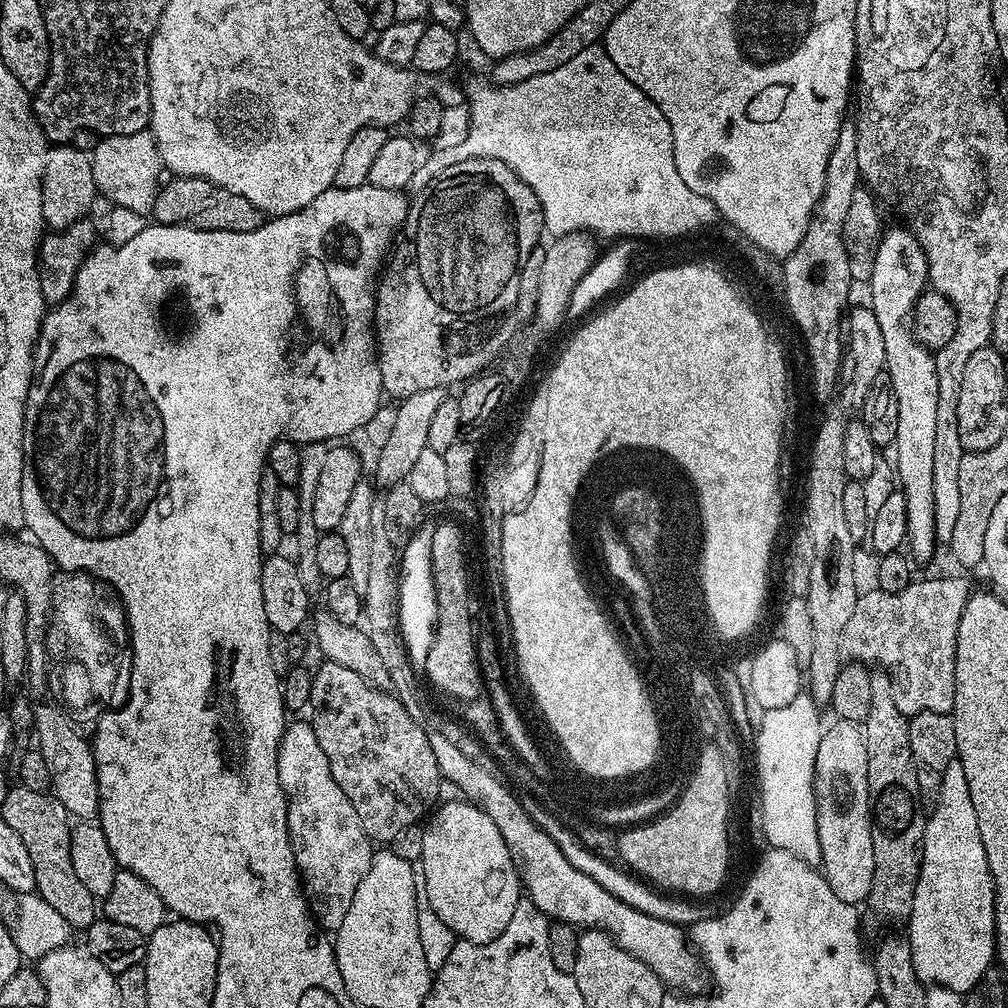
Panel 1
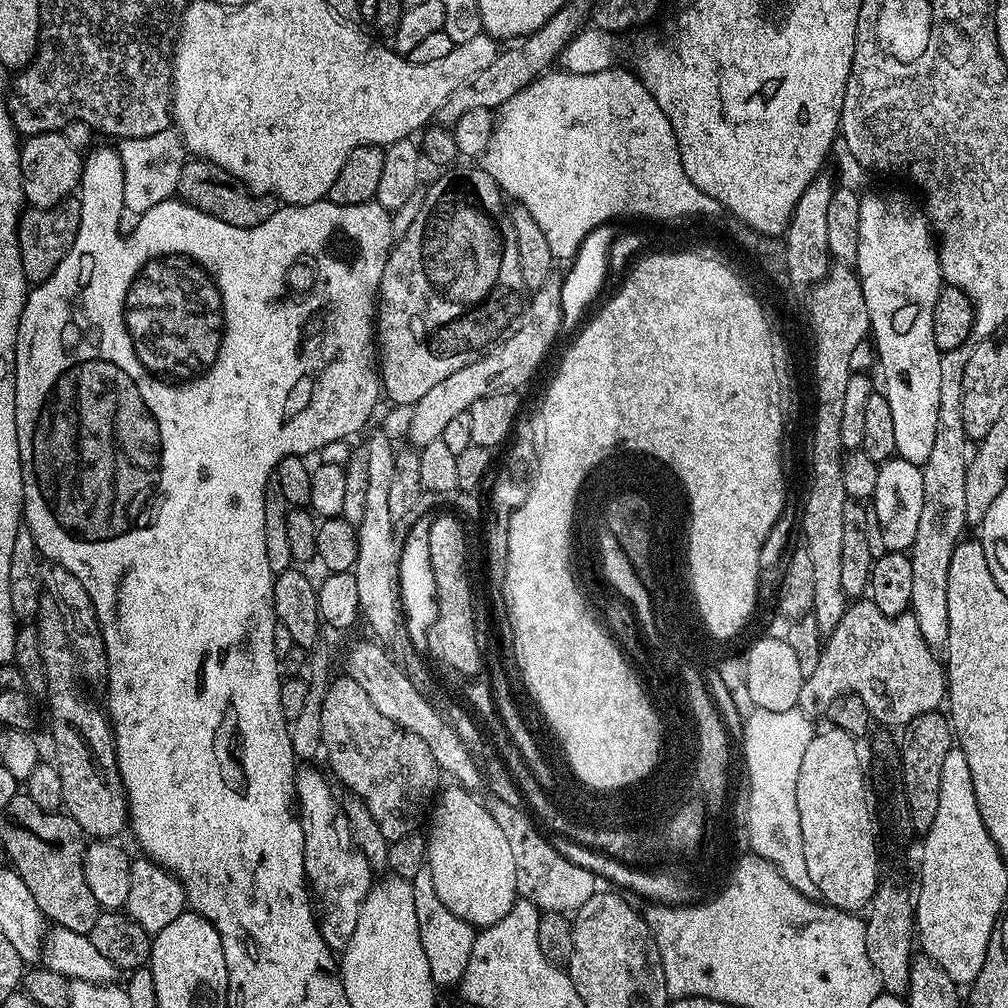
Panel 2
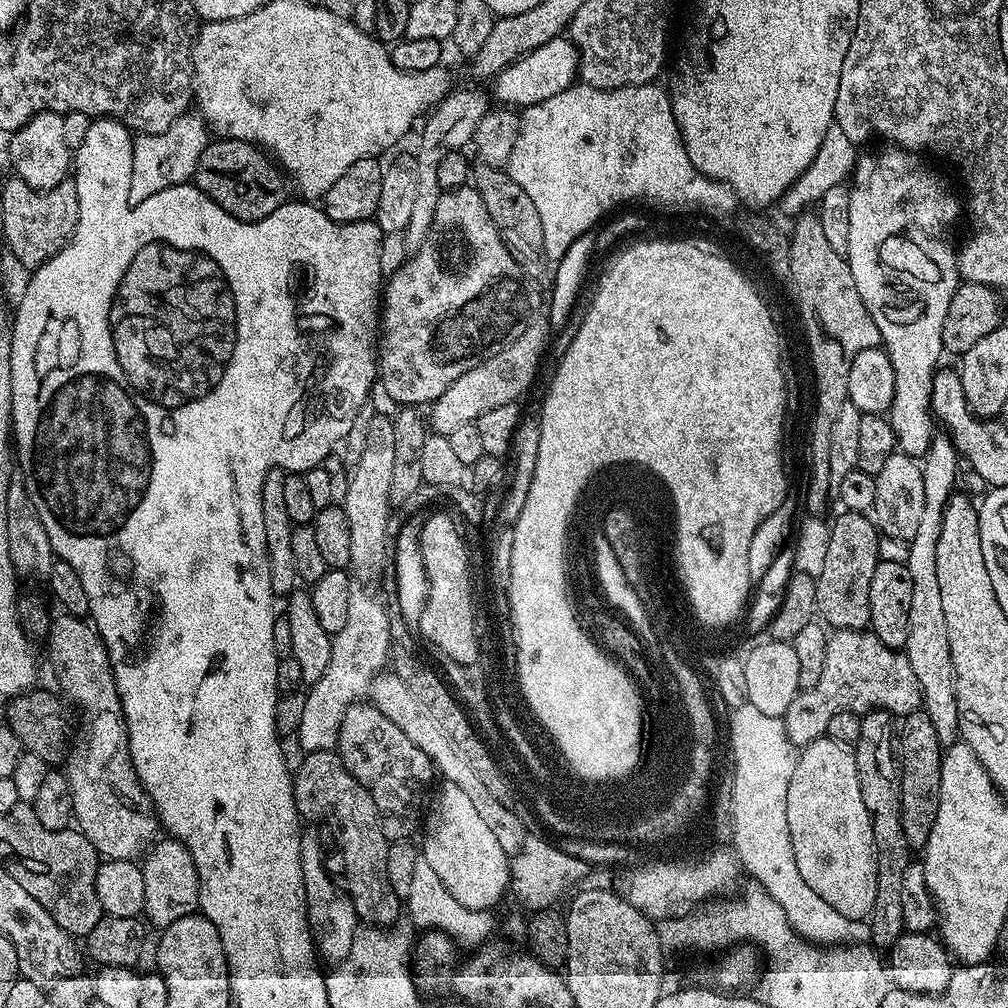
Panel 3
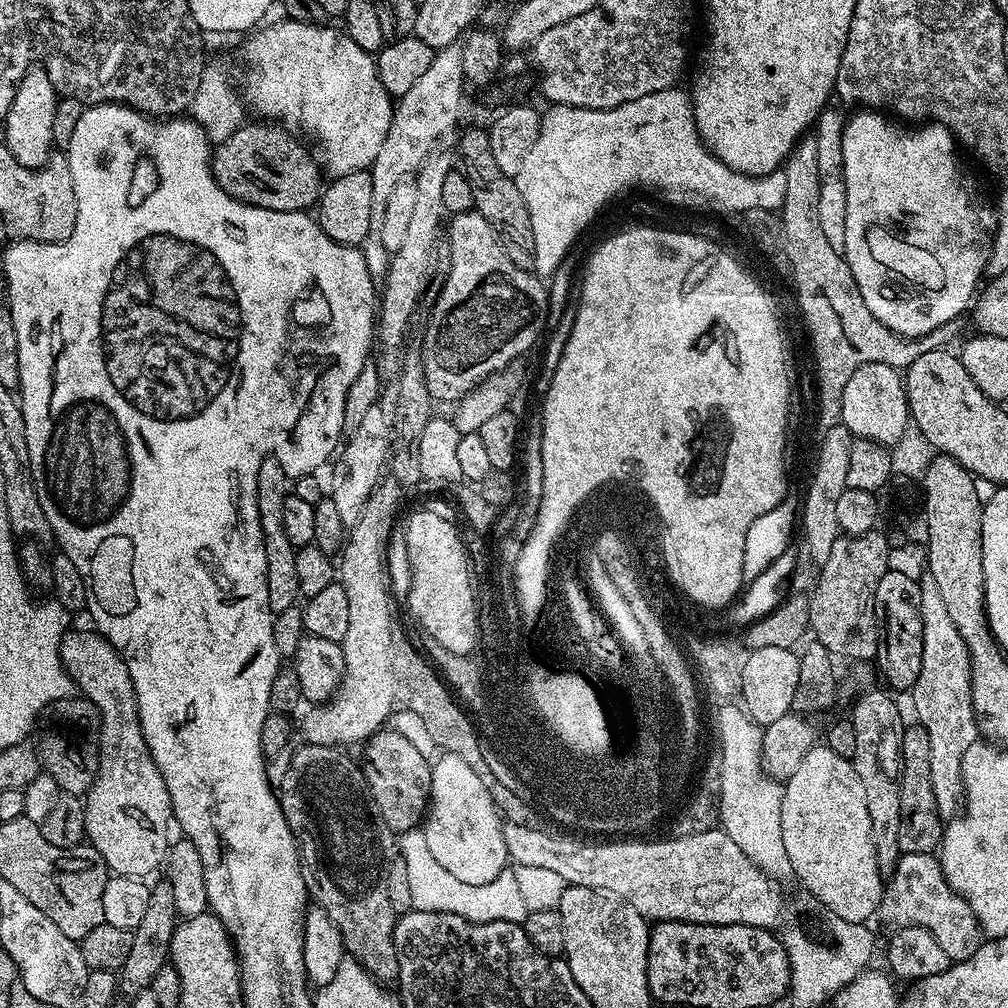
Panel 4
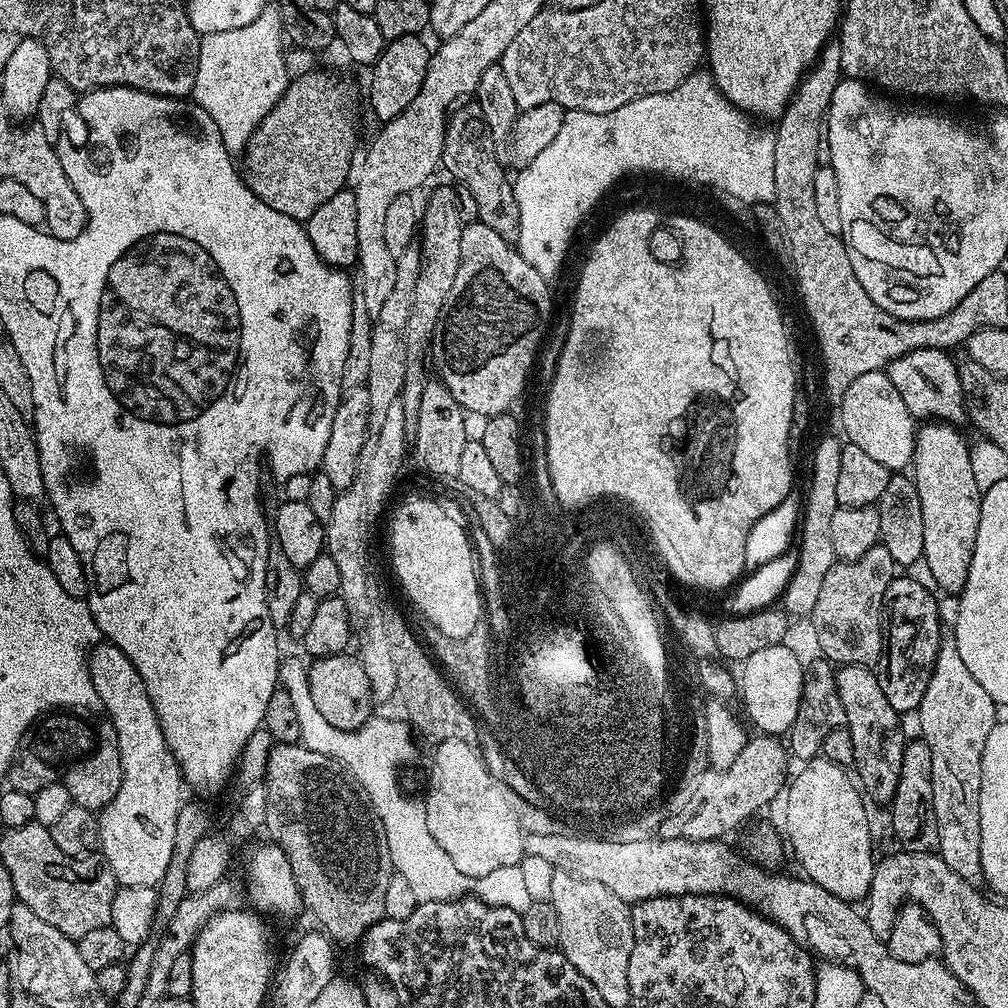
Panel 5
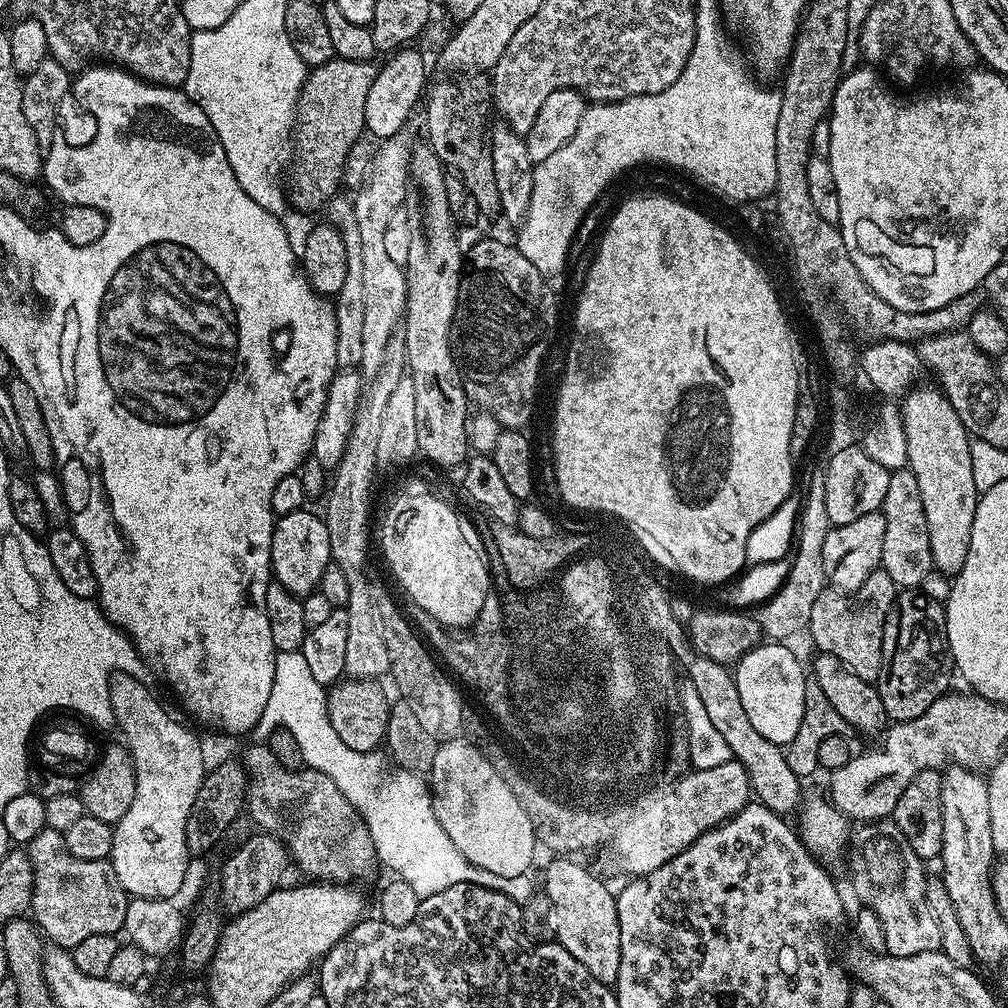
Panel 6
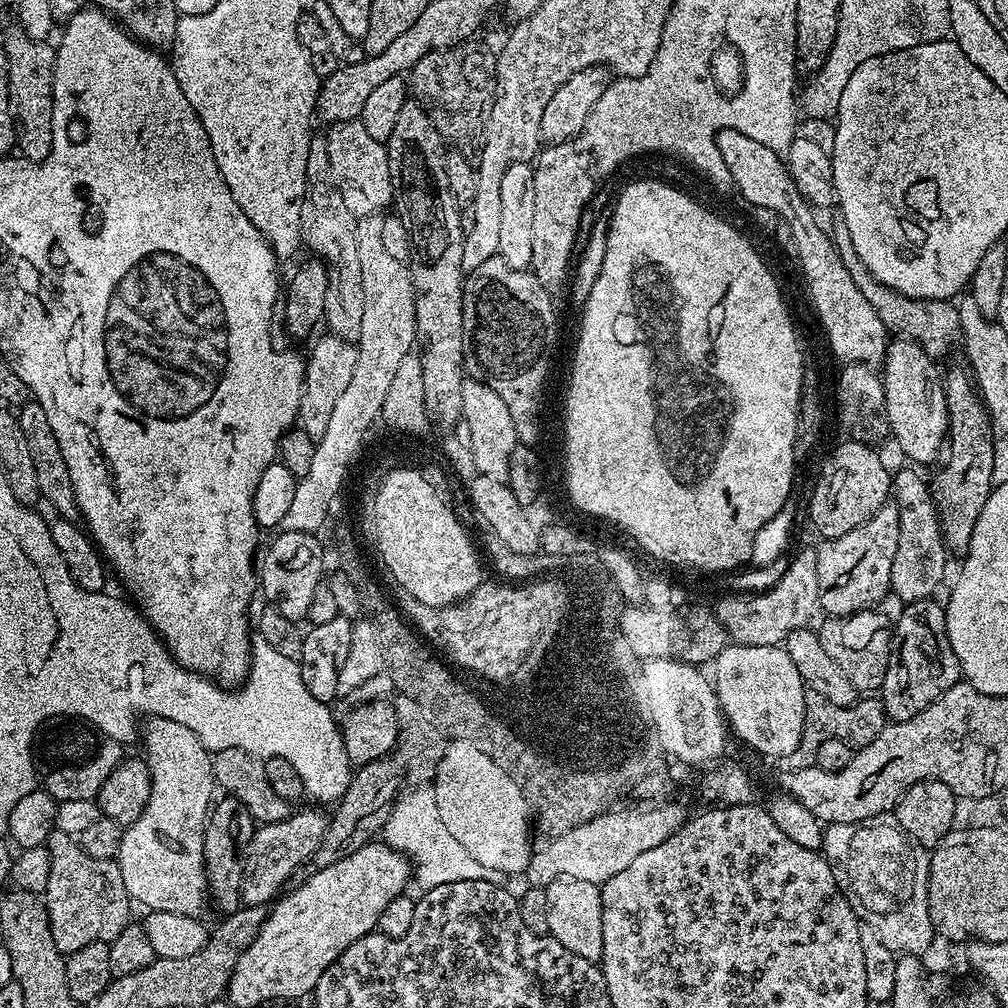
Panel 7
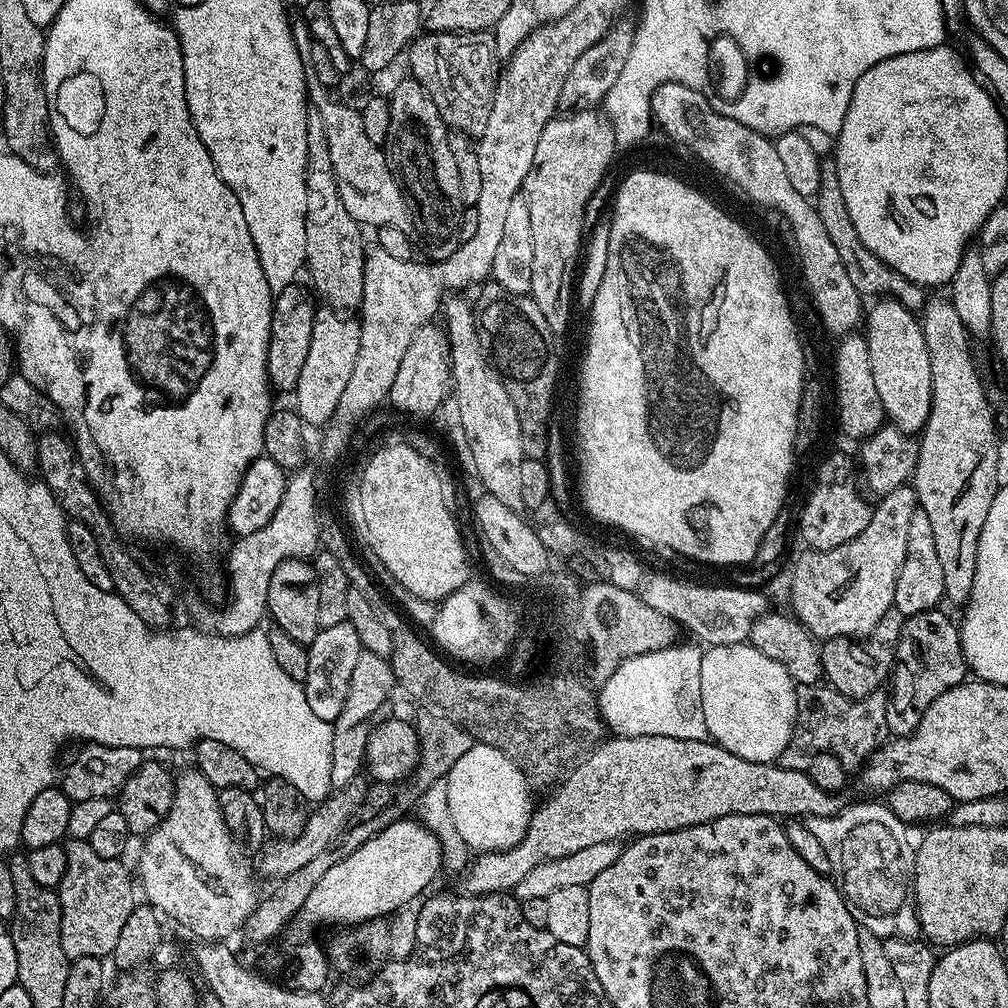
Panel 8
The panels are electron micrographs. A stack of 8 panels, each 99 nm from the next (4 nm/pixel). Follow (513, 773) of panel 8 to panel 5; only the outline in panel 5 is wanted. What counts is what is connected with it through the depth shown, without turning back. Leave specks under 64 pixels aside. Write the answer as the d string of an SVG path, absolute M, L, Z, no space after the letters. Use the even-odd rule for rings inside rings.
M444 741L435 745L434 751L428 800L423 801L426 826L430 826L434 842L467 876L485 876L502 866L519 864L526 855L520 815L508 789L492 776L481 753L466 741Z

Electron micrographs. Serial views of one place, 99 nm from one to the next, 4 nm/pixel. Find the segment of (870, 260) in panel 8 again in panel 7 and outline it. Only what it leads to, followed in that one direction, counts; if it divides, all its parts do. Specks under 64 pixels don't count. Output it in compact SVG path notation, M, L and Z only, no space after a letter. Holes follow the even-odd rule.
M836 222L836 225L830 228L830 235L842 258L842 266L846 266L846 270L850 270L850 278L854 278L854 286L858 286L858 290L862 290L866 302L870 302L870 306L874 306L878 318L882 318L889 333L913 340L915 344L922 346L922 350L926 350L928 356L933 358L941 358L940 356L946 355L948 348L954 347L955 344L957 347L962 336L960 310L952 300L919 300L898 294L898 290L878 282L878 278L874 278L874 274L870 274L870 270L866 270L862 258L858 258L858 254L854 250L854 242L850 242L850 230L846 230L843 222Z

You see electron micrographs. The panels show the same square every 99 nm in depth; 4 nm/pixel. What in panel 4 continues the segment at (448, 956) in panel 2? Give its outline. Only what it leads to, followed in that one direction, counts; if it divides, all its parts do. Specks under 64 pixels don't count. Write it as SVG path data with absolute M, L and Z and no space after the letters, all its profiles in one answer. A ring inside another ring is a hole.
M423 831L401 832L398 836L398 856L406 862L407 878L410 881L411 901L417 912L449 912L458 914L470 922L514 922L523 924L529 910L521 897L520 887L512 870L505 870L494 878L492 884L467 884L454 878L450 870L438 866L430 846L426 846Z

